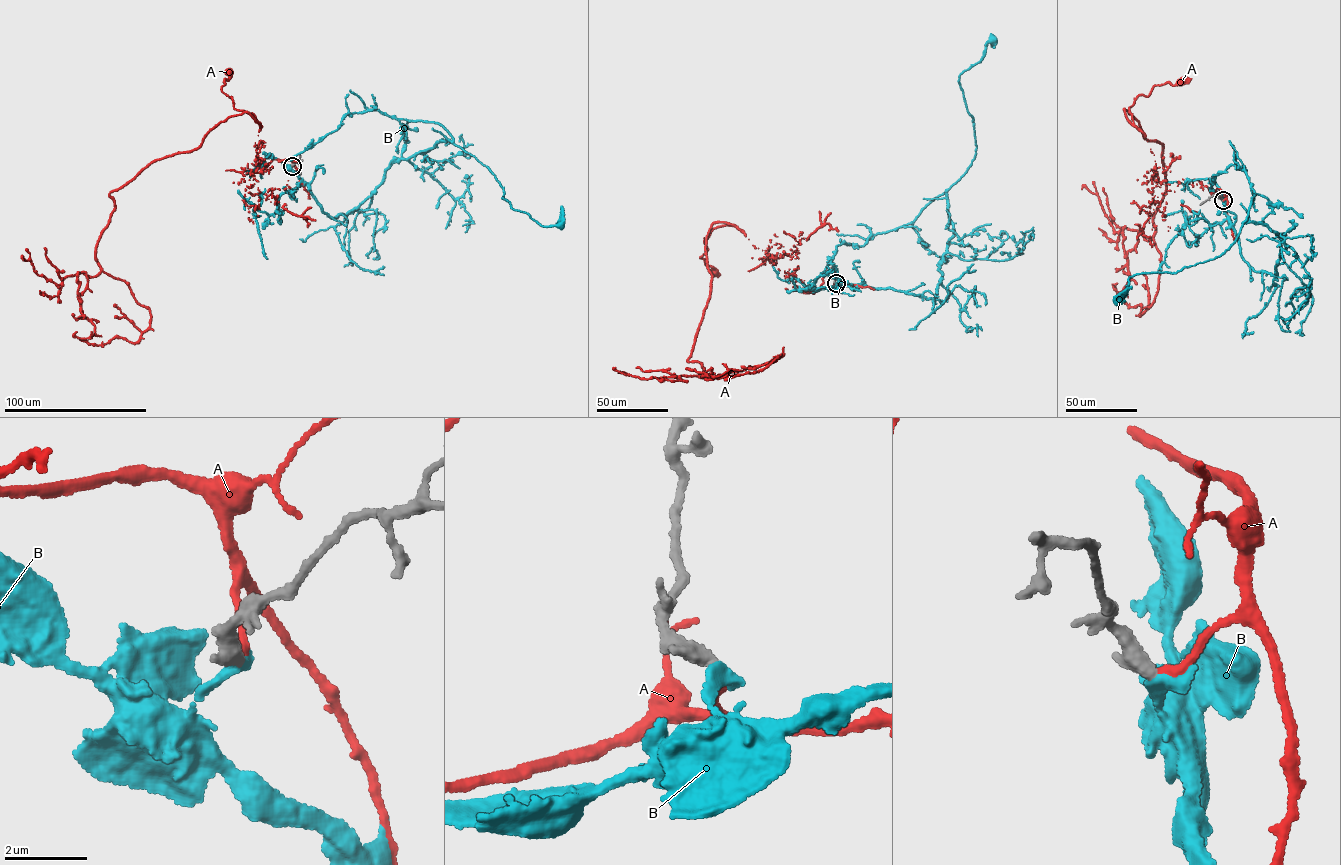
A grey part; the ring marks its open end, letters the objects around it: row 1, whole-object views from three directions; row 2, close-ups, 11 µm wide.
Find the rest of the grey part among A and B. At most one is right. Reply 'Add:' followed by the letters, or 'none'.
Add: B

